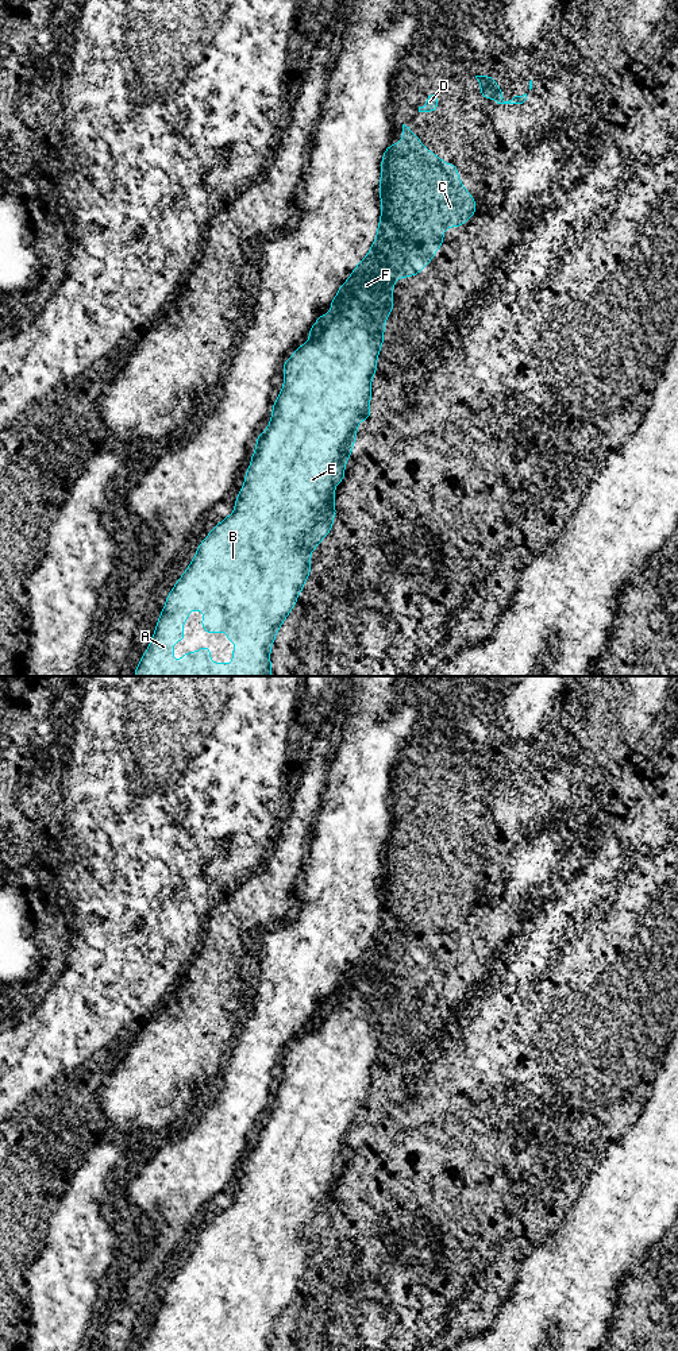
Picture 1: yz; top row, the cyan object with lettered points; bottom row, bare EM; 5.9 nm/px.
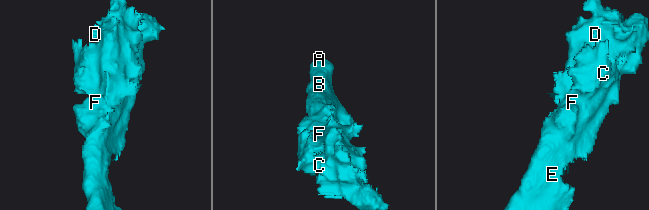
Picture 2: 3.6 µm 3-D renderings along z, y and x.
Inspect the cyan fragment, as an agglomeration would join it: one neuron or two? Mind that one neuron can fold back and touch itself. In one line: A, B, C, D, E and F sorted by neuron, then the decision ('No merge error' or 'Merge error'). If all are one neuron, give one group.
Groups: A B C D E F. No merge error

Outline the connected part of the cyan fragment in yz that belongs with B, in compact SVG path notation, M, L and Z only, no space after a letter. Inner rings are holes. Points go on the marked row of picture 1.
M405 124L401 142L390 144L384 153L378 190L381 221L375 243L343 286L338 287L331 312L320 314L311 327L309 341L297 347L294 355L284 362L284 389L273 404L267 429L257 436L257 449L244 486L236 497L235 512L201 541L188 570L166 597L151 642L134 676L271 676L270 648L311 574L311 551L331 532L336 514L335 483L344 482L344 464L353 452L358 422L371 417L371 377L377 373L385 320L393 310L393 279L415 277L421 271L443 246L444 228L463 225L477 212L475 200L459 181L458 166L434 155ZM189 610L207 613L201 618L203 632L219 633L226 629L227 641L240 642L236 651L230 649L235 659L232 664L211 663L208 645L196 653L185 652L177 665L173 663L173 642L186 640L181 625L188 621Z

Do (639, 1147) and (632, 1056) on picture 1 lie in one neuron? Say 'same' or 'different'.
different

